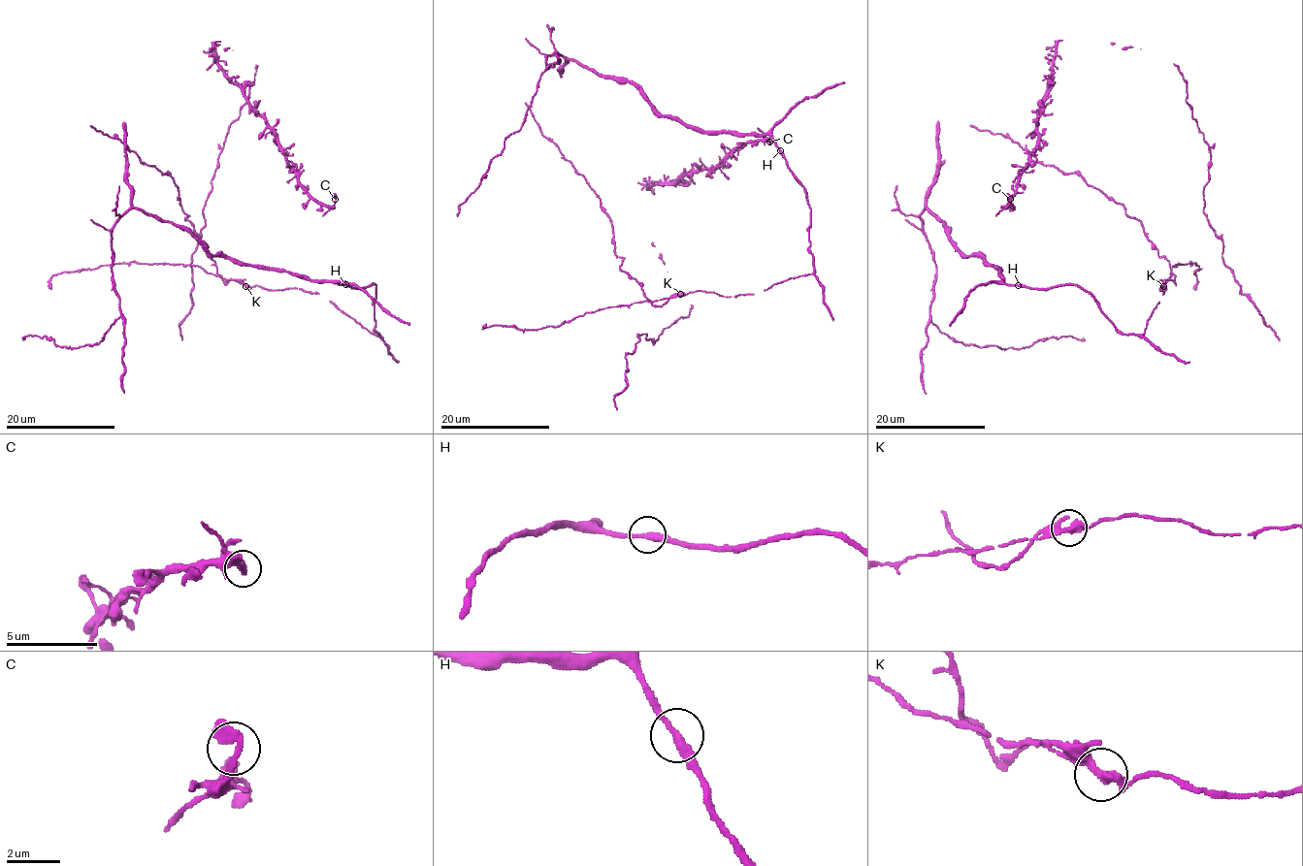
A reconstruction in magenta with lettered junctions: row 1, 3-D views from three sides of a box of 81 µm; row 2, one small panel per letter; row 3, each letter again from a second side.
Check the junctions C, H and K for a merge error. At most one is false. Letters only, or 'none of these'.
K

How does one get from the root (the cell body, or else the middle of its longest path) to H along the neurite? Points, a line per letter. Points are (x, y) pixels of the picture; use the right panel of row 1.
H: (1065, 284), (1047, 289), (1028, 289), (1018, 284)

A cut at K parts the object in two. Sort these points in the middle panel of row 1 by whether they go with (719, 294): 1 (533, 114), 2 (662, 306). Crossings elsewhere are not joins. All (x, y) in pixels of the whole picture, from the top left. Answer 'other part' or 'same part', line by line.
1: other part
2: other part

